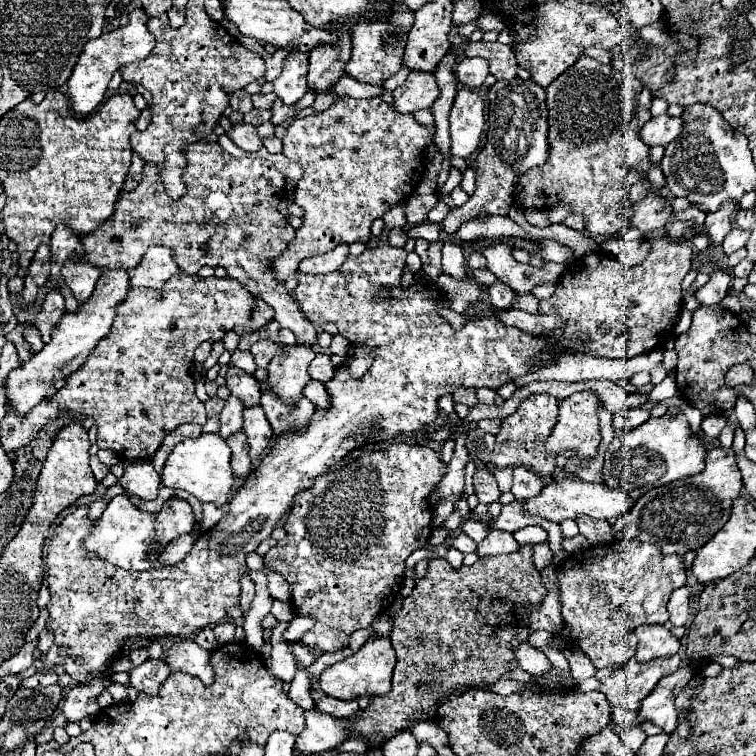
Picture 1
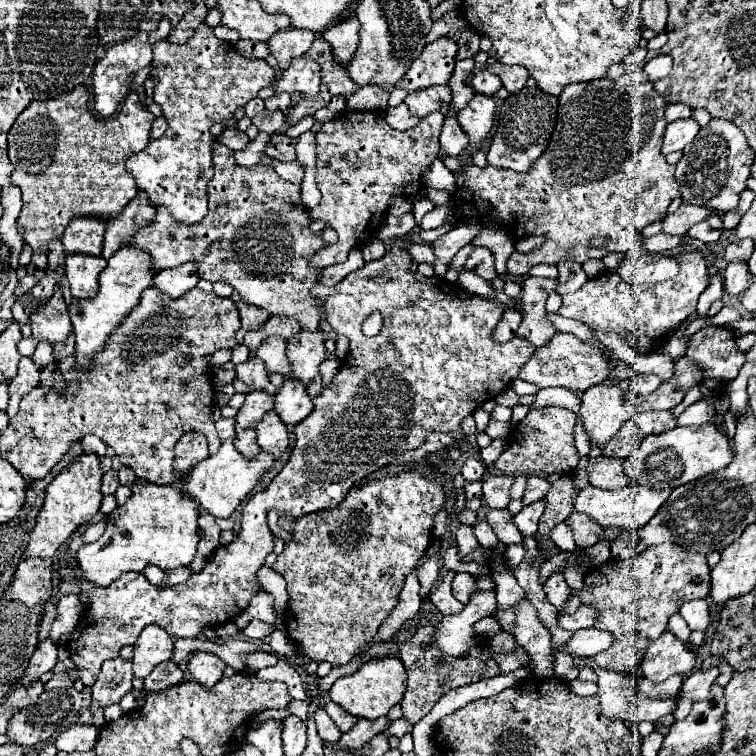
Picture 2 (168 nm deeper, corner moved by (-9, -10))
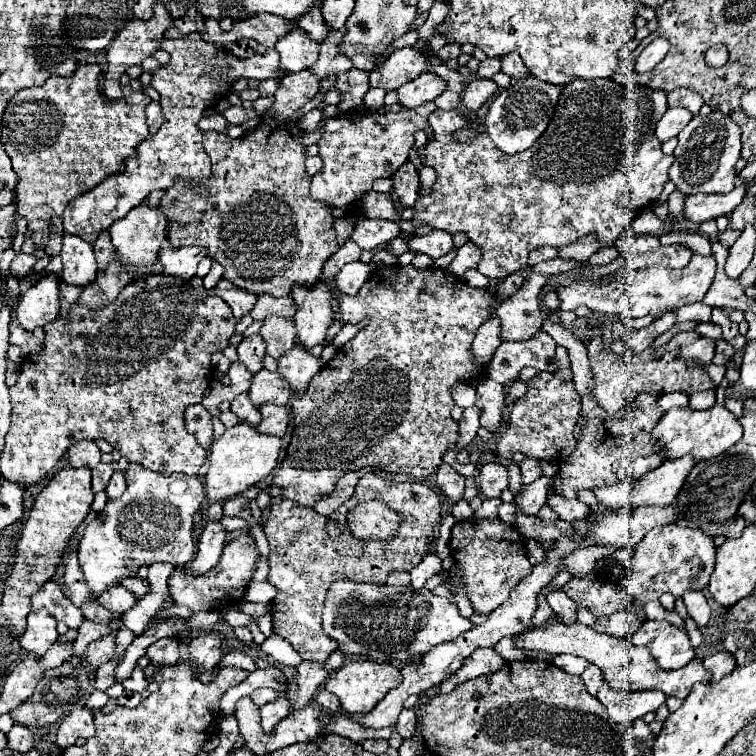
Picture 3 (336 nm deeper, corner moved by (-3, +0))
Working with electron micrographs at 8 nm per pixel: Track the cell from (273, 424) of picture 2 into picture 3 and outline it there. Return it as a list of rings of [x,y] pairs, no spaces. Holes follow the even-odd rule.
[[[261,405],[259,411],[261,411],[261,423],[257,431],[283,437],[289,425],[289,409],[279,405]]]

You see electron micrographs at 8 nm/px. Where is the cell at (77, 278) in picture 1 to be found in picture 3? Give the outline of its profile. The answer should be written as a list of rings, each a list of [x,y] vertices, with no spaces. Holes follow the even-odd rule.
[[[63,235],[63,249],[61,249],[61,259],[63,259],[63,273],[61,279],[69,285],[87,285],[97,277],[97,261],[93,257],[93,245],[83,241],[81,237],[73,235]]]

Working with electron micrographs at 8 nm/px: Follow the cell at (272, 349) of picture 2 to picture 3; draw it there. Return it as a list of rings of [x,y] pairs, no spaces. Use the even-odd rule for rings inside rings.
[[[271,315],[271,317],[267,317],[263,321],[263,327],[261,327],[259,335],[267,343],[267,353],[273,359],[279,359],[279,357],[283,357],[295,345],[293,319]]]

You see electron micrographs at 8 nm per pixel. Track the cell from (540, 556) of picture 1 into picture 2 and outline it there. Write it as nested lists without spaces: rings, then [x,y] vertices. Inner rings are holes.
[[[553,573],[553,575],[545,581],[543,589],[545,589],[545,595],[547,595],[549,603],[555,605],[555,609],[557,609],[559,613],[563,613],[565,603],[567,603],[567,599],[571,597],[571,589],[569,589],[569,585],[565,583],[563,575],[561,575],[561,573]]]

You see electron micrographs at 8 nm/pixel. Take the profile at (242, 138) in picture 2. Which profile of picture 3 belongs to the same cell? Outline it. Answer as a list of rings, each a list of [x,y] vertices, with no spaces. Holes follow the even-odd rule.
[[[215,113],[215,115],[211,115],[211,117],[203,117],[201,121],[199,121],[199,129],[201,131],[217,131],[217,133],[225,133],[225,129],[227,129],[227,119],[223,117],[223,115],[219,115],[219,113]]]

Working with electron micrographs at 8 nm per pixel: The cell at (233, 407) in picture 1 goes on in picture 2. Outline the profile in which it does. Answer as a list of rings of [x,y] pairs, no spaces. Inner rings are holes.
[[[251,391],[245,397],[243,407],[237,413],[237,425],[239,427],[255,427],[267,411],[275,407],[275,397],[269,395],[267,391]]]

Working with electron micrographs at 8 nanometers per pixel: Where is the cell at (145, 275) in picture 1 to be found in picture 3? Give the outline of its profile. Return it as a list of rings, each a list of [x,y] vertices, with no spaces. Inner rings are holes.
[[[169,243],[161,247],[159,261],[163,265],[165,275],[175,275],[181,279],[191,279],[197,271],[199,261],[207,255],[207,249],[203,247],[179,247],[173,249]]]

